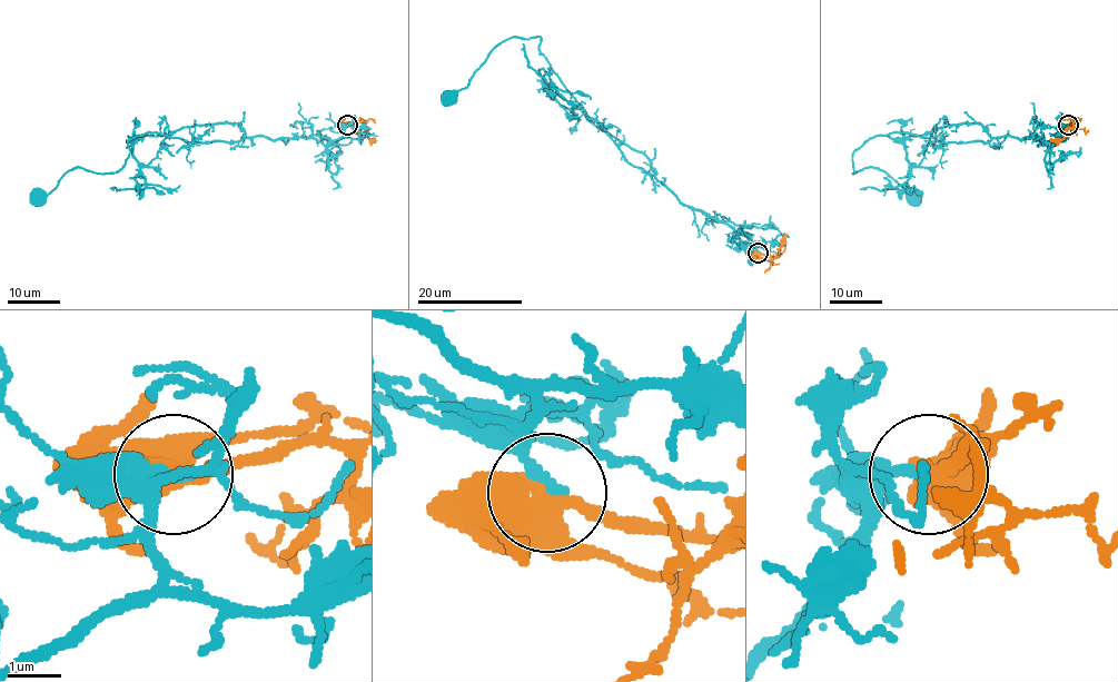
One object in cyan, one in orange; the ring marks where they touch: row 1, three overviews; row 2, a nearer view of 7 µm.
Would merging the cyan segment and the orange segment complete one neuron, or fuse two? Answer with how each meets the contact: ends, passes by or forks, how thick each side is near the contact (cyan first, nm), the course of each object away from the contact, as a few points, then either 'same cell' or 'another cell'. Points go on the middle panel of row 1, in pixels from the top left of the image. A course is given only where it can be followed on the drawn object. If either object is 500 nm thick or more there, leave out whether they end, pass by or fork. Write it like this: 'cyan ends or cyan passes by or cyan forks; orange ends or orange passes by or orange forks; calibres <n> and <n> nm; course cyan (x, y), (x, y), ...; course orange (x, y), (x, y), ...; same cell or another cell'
calibres 220 and 550 nm; course cyan (758, 253), (740, 231), (633, 167), (566, 88), (538, 49), (540, 37), (507, 38), (451, 97); course orange (758, 253), (775, 256), (787, 234); another cell

